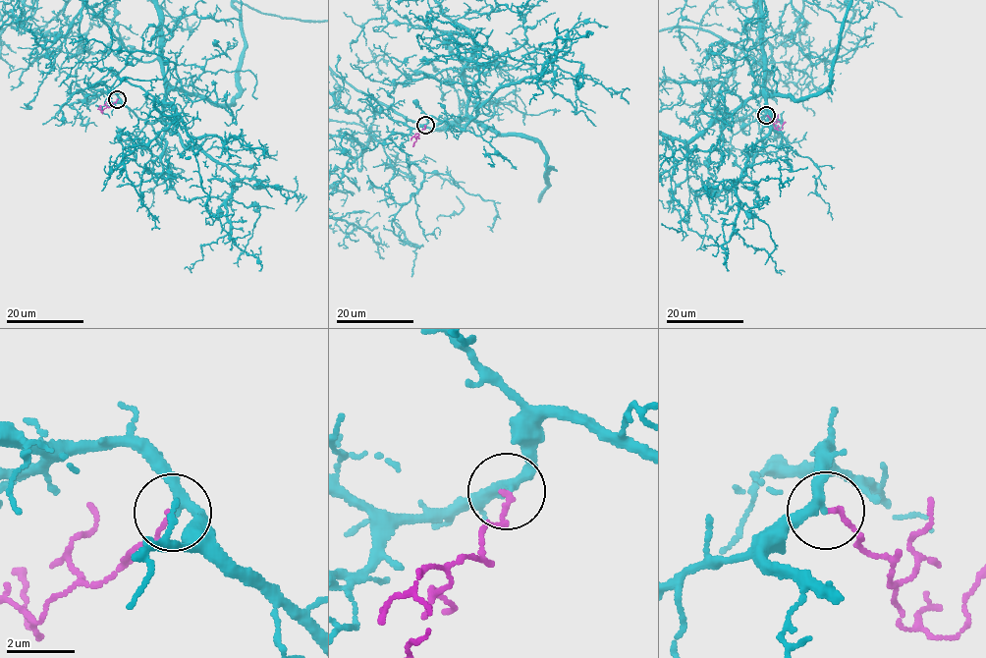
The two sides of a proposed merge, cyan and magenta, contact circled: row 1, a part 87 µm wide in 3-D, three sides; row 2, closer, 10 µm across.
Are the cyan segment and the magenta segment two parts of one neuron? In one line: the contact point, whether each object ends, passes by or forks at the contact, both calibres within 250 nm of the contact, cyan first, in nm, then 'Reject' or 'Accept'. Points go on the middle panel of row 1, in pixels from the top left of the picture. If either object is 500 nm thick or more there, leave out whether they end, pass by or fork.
Place: (425, 125). At the ring cyan passes by. At the ring magenta ends. Thickness 280 nm (cyan) against 140 nm. Accept

